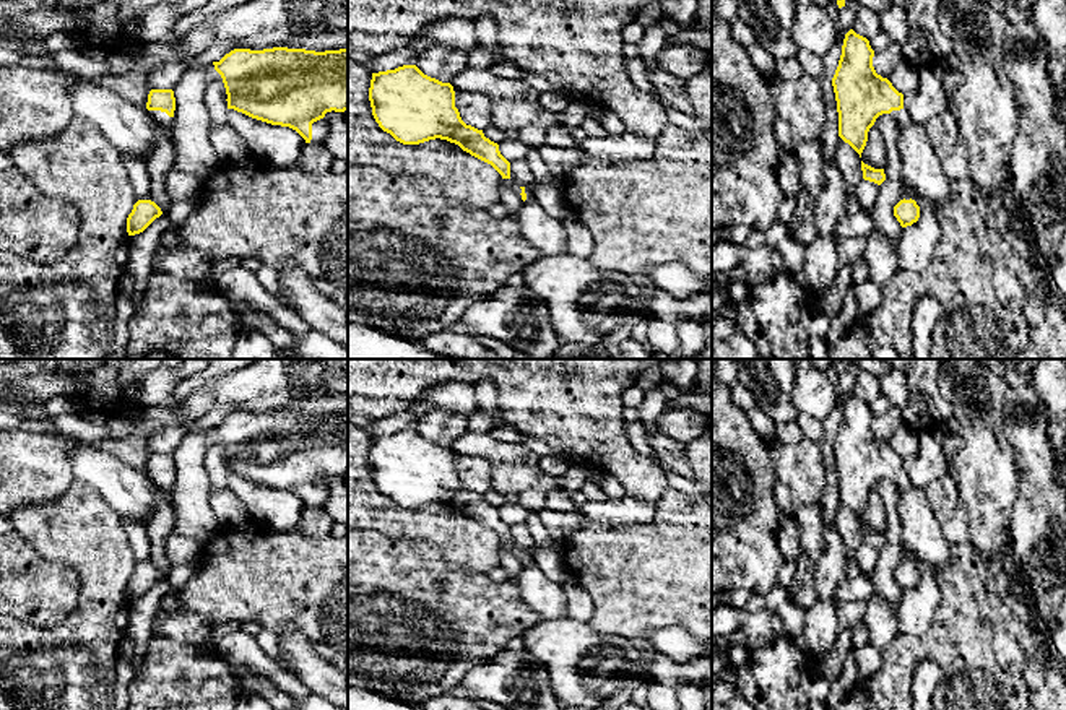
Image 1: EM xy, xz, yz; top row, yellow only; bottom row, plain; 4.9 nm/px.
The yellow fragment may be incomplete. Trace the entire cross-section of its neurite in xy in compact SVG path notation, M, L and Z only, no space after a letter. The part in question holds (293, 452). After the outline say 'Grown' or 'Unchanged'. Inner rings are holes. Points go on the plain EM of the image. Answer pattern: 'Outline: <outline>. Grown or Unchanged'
Outline: M288 411L234 413L213 429L223 442L228 473L271 489L289 491L306 507L323 510L328 497L325 478L348 474L348 411L325 416Z. Grown

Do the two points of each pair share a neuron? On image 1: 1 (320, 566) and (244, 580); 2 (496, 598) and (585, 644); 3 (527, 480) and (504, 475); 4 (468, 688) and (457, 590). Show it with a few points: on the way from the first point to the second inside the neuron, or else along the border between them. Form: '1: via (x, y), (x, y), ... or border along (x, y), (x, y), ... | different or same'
1: via (301, 579), (264, 579) | same
2: border along (541, 619), (520, 636) | different
3: via (522, 478), (509, 478) | same
4: border along (488, 658), (476, 663), (452, 691) | different

